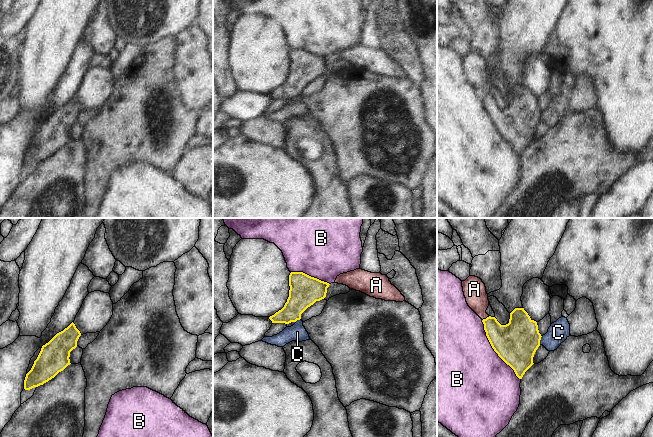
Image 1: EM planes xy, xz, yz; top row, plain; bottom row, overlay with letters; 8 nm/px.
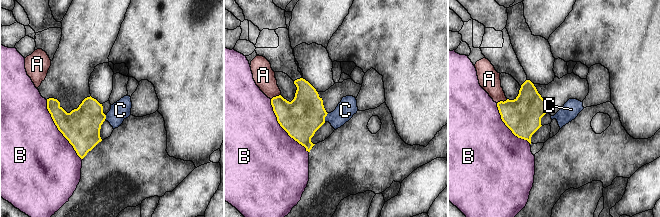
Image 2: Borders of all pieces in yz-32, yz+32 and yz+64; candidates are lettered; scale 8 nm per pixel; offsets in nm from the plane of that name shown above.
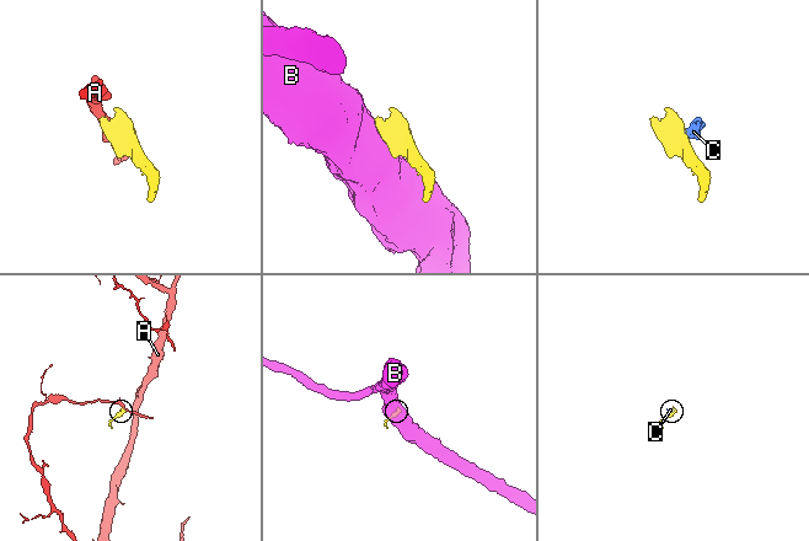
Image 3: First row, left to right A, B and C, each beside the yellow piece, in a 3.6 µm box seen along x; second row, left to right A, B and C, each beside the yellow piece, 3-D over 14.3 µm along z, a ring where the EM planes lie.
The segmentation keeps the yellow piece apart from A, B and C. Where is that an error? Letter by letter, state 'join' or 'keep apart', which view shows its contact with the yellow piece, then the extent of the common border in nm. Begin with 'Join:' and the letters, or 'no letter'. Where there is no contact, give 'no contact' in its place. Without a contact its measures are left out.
Join: no letter
A: keep apart; meets yellow in yz; contact 70 nm long
B: keep apart; meets yellow in yz; contact 550 nm long
C: keep apart; meets yellow in yz; contact 80 nm long

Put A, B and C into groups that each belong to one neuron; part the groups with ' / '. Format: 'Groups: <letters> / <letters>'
Groups: A / B / C

